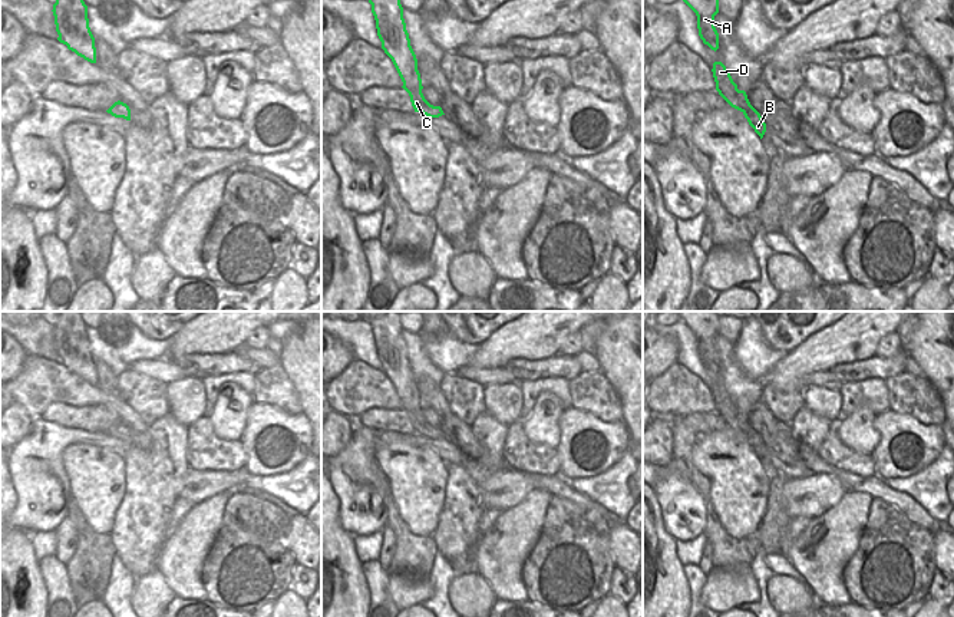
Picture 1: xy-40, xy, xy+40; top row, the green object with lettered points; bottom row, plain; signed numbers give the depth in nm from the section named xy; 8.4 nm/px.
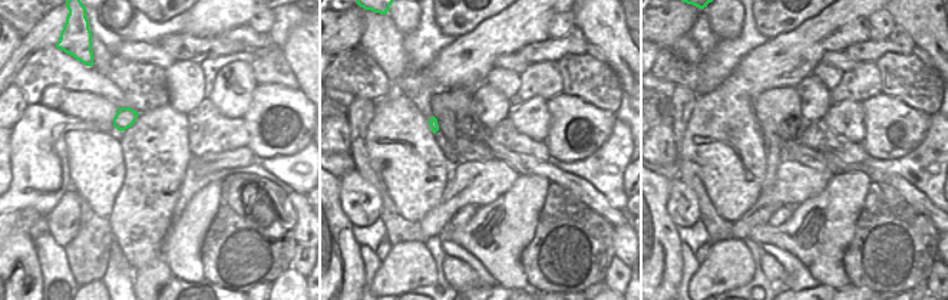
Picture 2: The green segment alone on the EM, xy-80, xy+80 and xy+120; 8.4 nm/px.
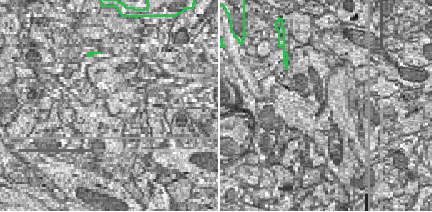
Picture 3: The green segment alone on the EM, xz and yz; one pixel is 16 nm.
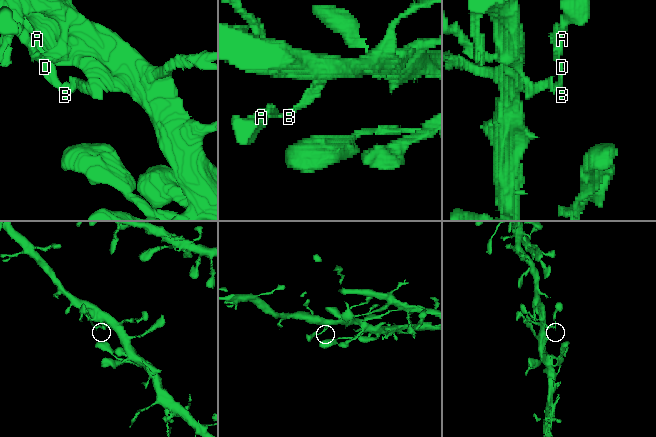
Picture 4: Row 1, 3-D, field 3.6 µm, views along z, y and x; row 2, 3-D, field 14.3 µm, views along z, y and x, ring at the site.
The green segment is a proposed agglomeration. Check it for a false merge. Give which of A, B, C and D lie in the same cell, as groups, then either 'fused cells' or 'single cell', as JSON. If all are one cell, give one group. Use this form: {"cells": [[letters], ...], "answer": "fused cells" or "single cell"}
{"cells": [["A", "B", "C", "D"]], "answer": "single cell"}

